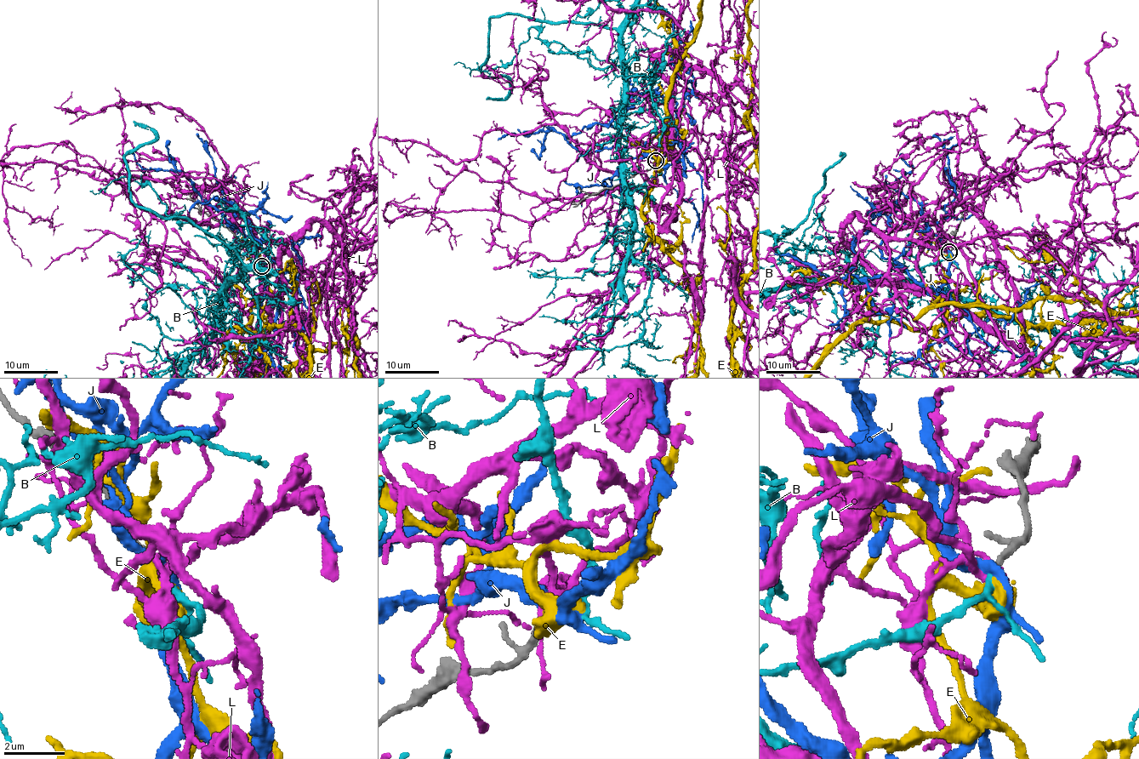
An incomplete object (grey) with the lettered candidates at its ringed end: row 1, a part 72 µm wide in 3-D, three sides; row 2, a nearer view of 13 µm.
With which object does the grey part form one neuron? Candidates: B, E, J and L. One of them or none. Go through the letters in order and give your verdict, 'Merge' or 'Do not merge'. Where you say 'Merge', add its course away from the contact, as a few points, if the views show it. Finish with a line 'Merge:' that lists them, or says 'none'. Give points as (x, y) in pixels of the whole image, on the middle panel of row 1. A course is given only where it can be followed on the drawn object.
B: Merge
E: Do not merge
J: Do not merge
L: Do not merge
Merge: B

